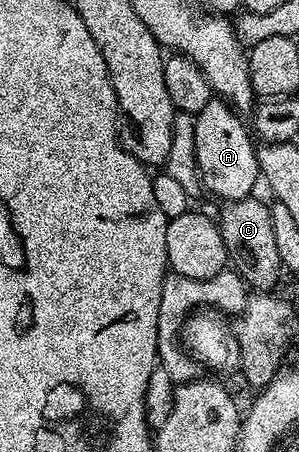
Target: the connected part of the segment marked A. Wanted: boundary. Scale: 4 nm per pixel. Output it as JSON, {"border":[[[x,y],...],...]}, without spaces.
{"border":[[[214,97],[194,118],[195,125],[195,157],[197,158],[197,174],[201,180],[202,188],[213,195],[218,195],[221,201],[231,199],[248,199],[254,194],[253,186],[259,183],[259,172],[257,169],[257,150],[254,143],[249,141],[247,123],[241,119],[234,108],[230,107],[224,99]]]}

